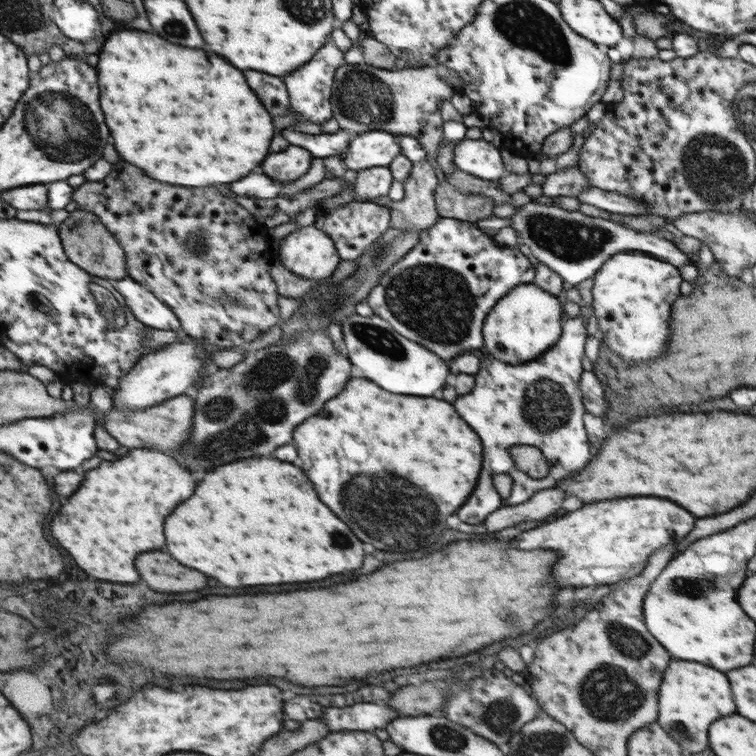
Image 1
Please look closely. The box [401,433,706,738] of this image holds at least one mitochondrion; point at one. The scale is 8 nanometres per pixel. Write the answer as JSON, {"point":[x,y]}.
{"point":[607,692]}

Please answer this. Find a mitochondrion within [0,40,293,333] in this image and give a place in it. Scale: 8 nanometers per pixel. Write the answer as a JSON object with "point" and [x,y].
{"point":[50,117]}

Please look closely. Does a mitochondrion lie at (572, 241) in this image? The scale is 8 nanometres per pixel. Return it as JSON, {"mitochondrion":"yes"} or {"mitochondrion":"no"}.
{"mitochondrion":"yes"}

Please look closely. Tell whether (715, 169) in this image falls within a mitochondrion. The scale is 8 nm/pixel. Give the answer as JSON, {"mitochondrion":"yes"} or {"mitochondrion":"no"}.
{"mitochondrion":"yes"}

